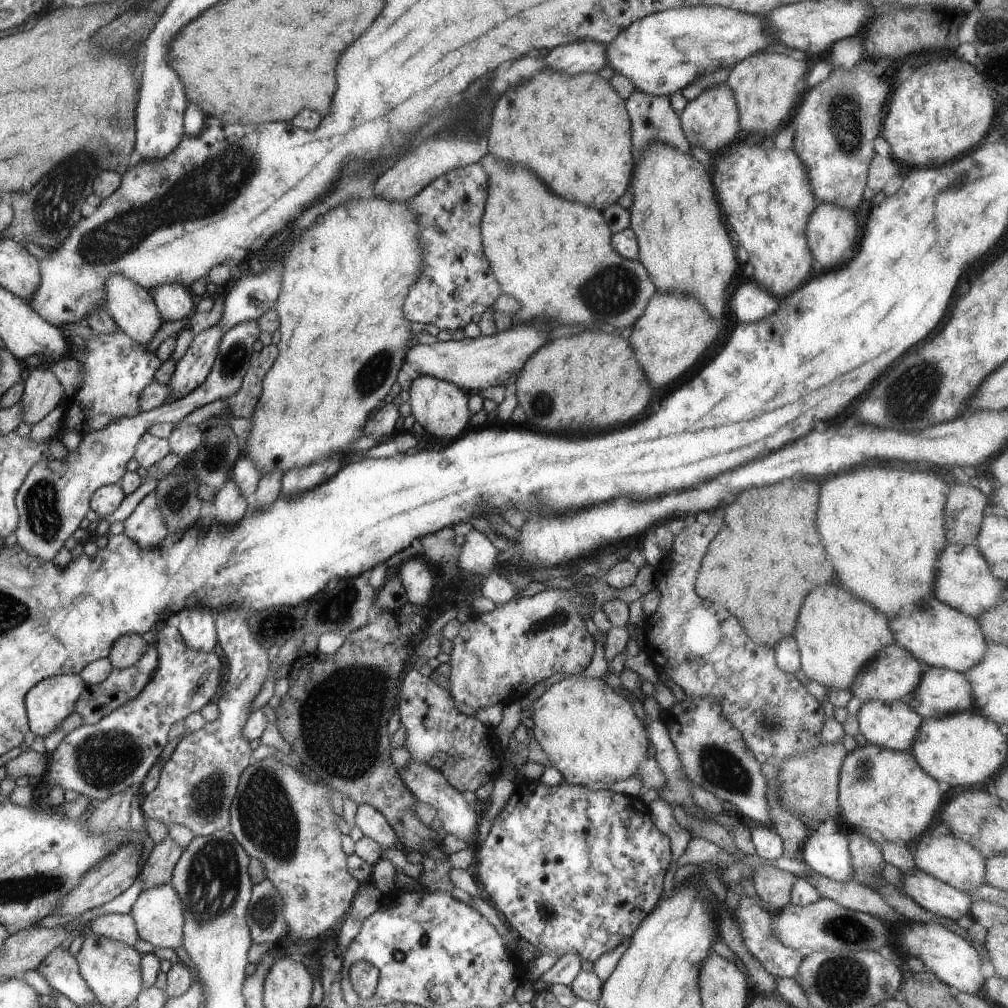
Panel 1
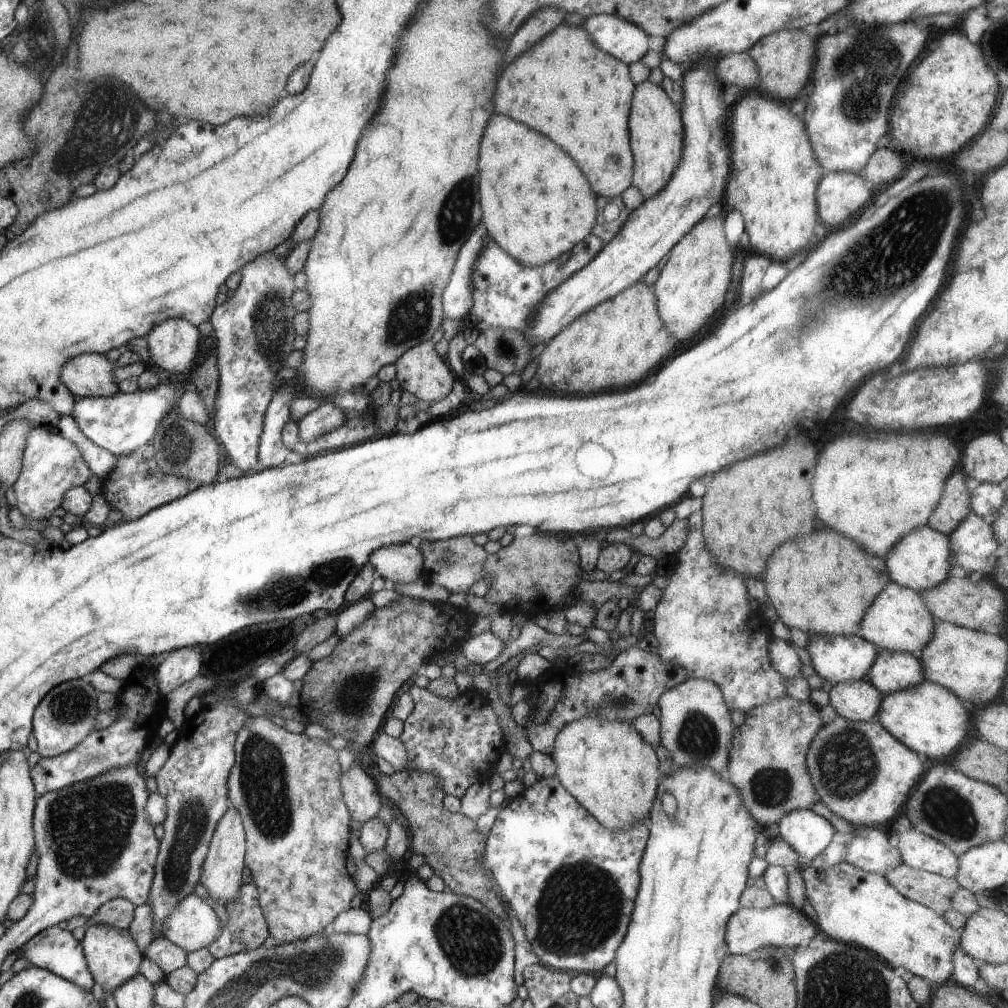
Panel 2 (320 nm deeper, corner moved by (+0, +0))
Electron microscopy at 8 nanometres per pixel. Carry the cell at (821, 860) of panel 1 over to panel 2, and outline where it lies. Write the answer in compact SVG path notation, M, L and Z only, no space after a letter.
M796 809L786 813L778 822L780 836L798 854L812 860L834 838L831 822L812 809Z

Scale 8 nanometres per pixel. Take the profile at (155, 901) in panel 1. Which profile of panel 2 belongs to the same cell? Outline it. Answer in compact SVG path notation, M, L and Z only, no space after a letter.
M196 893L181 900L162 927L164 938L187 953L212 945L221 930L220 918L210 907L210 901Z

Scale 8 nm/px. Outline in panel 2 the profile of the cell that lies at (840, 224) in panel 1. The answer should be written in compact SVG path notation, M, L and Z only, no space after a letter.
M850 171L825 173L822 177L816 191L817 211L828 230L837 230L848 225L865 213L865 206L870 204L872 191L866 188L864 181L859 173Z

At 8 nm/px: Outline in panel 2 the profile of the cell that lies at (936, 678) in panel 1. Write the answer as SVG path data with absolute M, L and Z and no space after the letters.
M894 649L878 650L866 680L883 695L918 686L926 681L921 660L913 654Z

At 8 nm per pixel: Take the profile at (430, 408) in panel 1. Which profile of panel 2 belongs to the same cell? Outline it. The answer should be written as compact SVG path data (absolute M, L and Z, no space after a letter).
M431 340L409 348L394 366L401 390L408 390L430 404L445 398L456 380Z

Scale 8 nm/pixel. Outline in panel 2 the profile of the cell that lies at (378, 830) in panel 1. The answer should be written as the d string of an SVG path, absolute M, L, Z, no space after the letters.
M353 764L346 771L341 770L343 799L350 811L351 820L366 822L378 817L384 799L378 792L375 781L359 765Z

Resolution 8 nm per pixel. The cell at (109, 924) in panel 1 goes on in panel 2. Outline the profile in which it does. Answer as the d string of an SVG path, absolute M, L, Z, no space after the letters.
M166 938L156 939L146 947L145 958L157 964L164 974L170 974L187 964L188 953Z

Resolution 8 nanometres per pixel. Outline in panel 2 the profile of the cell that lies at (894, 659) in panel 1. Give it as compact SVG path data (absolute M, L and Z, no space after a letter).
M857 634L850 636L834 635L833 637L812 635L809 636L805 648L810 654L812 671L815 671L820 678L830 680L833 685L844 681L866 679L879 651L875 644L868 642Z

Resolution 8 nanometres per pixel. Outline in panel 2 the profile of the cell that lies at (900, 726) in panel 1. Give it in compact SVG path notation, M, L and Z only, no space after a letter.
M866 679L844 681L833 685L829 692L829 704L834 707L837 716L849 721L872 721L877 716L883 694L874 688L874 685Z

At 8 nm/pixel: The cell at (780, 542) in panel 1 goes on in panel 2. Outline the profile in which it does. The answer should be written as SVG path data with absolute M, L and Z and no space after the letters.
M794 436L774 450L750 456L732 468L726 466L726 470L702 478L706 486L702 532L719 565L742 576L762 576L774 548L816 528L814 502L810 498L816 456L816 448L806 436Z

